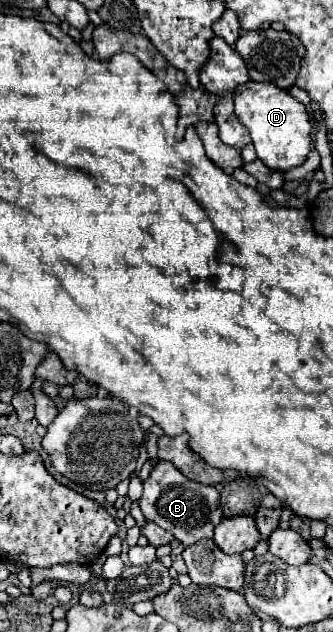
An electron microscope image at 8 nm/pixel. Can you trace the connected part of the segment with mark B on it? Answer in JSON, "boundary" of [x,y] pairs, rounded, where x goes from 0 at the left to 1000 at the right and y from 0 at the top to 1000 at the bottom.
{"boundary":[[[474,731],[450,750],[450,756],[432,763],[426,788],[414,791],[426,813],[474,829],[480,835],[523,845],[535,858],[553,864],[577,864],[607,851],[637,851],[649,829],[673,820],[673,810],[661,801],[661,782],[643,769],[613,769],[577,759],[559,759],[559,753],[517,741],[505,731]]]}

